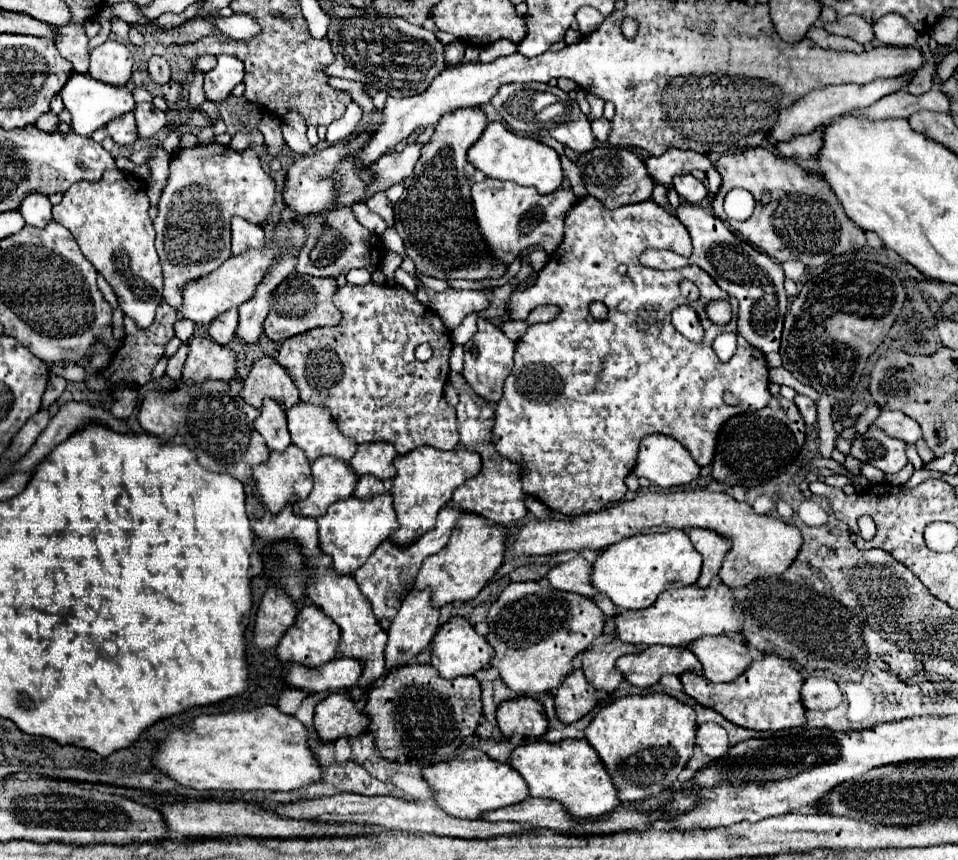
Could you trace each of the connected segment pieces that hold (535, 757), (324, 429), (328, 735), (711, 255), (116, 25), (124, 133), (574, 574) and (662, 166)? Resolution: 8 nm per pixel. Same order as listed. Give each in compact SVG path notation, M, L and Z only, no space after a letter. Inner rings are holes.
M540 740L522 744L510 754L510 766L526 780L532 796L558 800L564 812L574 818L596 818L612 812L620 804L612 780L604 772L604 764L600 764L600 758L586 740L562 740L558 744Z
M298 402L296 406L292 406L292 410L286 412L286 416L288 416L288 430L292 434L292 442L298 444L298 448L302 448L306 452L310 462L314 462L320 456L328 456L328 454L348 462L350 456L358 448L356 440L346 438L342 432L338 432L338 426L336 426L332 414L324 406L312 406L306 402Z
M332 692L316 706L314 726L320 740L338 740L344 734L358 736L366 732L368 722L348 692Z
M680 204L674 210L674 216L686 226L686 230L692 236L694 252L688 258L690 264L696 264L704 272L708 272L724 292L728 292L740 302L738 334L746 338L754 348L762 350L764 354L778 352L782 324L788 310L782 266L776 260L772 260L768 254L740 240L734 232L730 232L730 228L718 216L712 214L712 210L704 206Z
M112 20L112 38L116 38L116 40L120 40L120 42L124 42L126 38L128 38L128 30L130 30L130 26L126 24L126 22L122 22L122 20Z
M128 112L128 116L120 116L120 120L112 120L112 124L106 126L110 138L118 144L118 146L128 146L134 144L134 140L138 138L136 132L136 124L134 124L134 114Z
M576 556L568 562L554 566L546 578L548 578L552 588L594 598L598 594L598 590L592 586L590 574L592 574L592 564L586 562L584 558Z
M668 148L662 156L650 156L646 160L646 168L652 180L666 186L672 184L672 176L676 176L676 172L684 170L684 164L692 164L692 168L702 168L704 172L712 168L712 162L708 160L706 154L678 148Z

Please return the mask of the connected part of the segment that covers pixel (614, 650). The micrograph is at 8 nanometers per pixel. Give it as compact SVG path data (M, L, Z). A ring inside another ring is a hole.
M614 638L608 644L596 644L582 654L584 674L596 690L614 692L624 680L622 674L616 670L616 660L624 654L634 654L638 650L640 646L622 642L620 638Z

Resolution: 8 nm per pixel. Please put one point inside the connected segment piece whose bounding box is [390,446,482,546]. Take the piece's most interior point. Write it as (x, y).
(426, 478)

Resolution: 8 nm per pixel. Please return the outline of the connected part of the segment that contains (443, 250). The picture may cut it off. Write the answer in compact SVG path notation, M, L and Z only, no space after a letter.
M474 106L474 108L458 108L458 110L452 110L452 112L444 114L444 116L438 120L438 124L434 126L434 136L422 146L422 156L420 156L416 168L414 168L414 174L408 176L408 180L404 180L404 194L402 194L402 198L394 204L394 212L396 212L396 224L394 224L394 228L396 228L396 232L398 232L398 234L402 236L402 240L404 240L406 254L414 260L414 264L420 268L420 272L422 272L424 276L434 276L434 278L440 278L440 280L458 280L458 278L462 278L462 280L484 280L484 278L502 278L502 276L506 274L506 266L496 264L496 260L490 258L490 254L488 254L488 250L486 250L486 244L482 242L482 236L480 236L480 232L478 232L478 228L476 228L476 220L472 218L470 180L468 180L468 178L470 178L470 174L476 172L476 170L472 170L472 164L468 164L466 152L468 152L468 148L480 138L480 134L484 132L486 124L488 124L486 112L484 112L480 106Z

